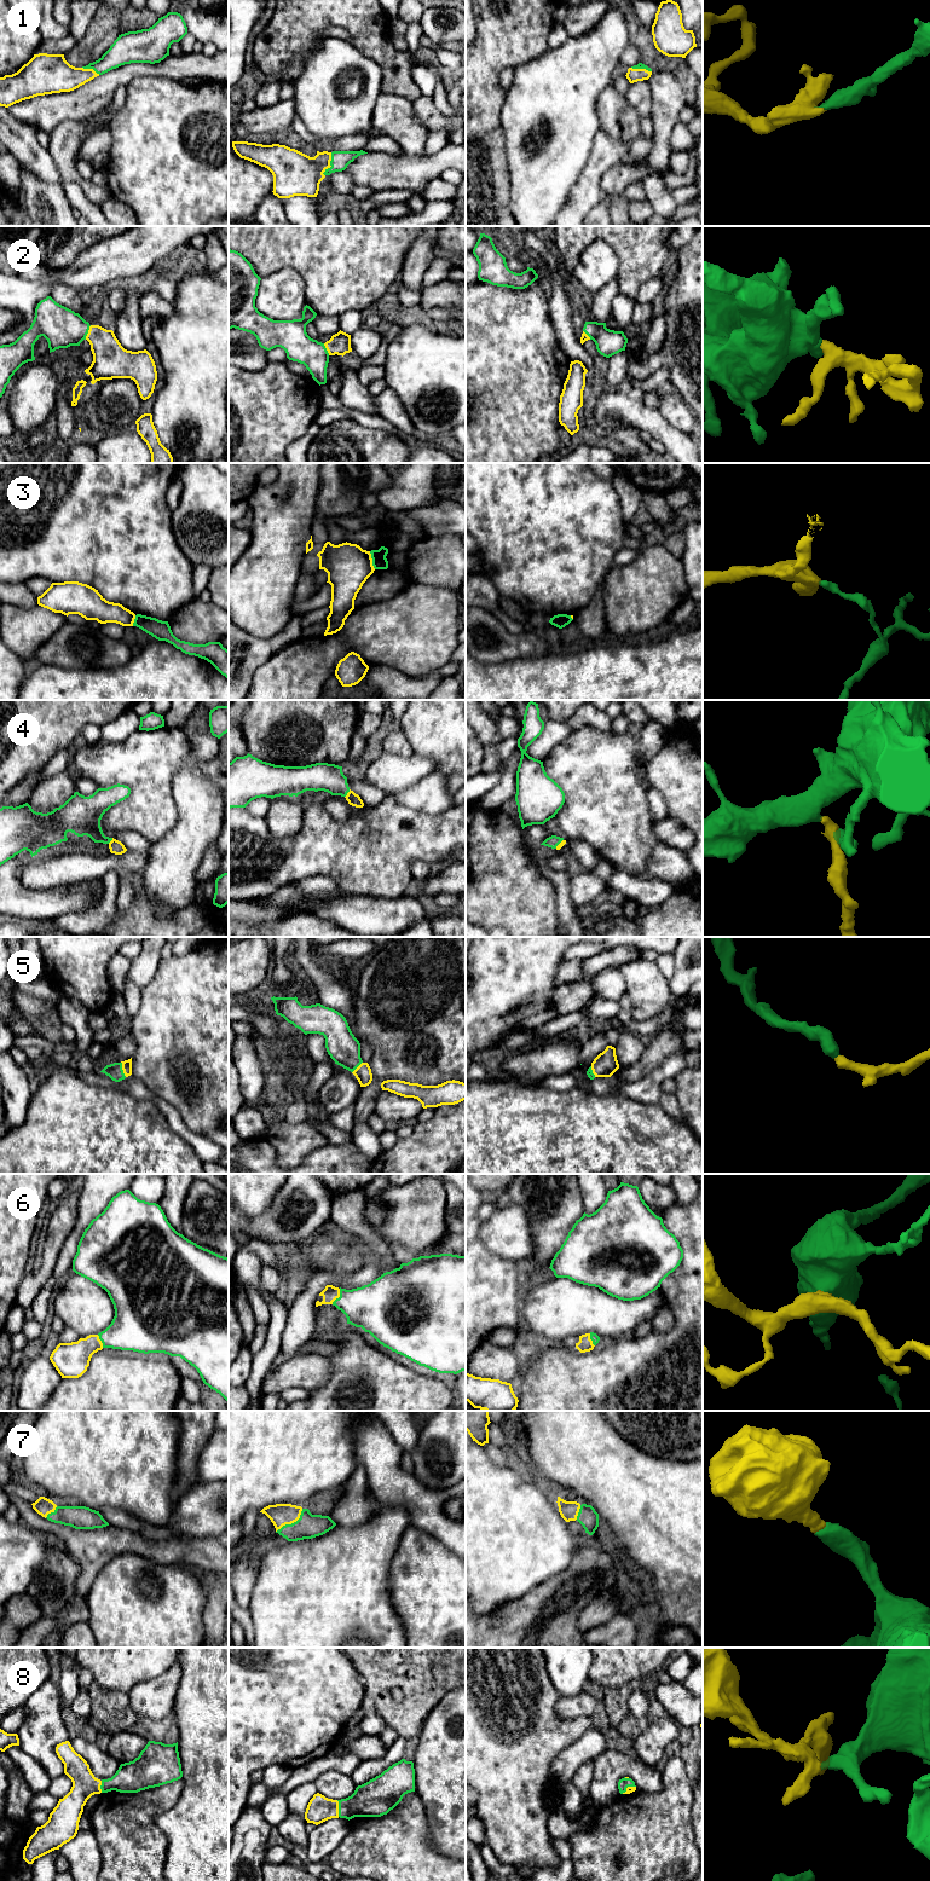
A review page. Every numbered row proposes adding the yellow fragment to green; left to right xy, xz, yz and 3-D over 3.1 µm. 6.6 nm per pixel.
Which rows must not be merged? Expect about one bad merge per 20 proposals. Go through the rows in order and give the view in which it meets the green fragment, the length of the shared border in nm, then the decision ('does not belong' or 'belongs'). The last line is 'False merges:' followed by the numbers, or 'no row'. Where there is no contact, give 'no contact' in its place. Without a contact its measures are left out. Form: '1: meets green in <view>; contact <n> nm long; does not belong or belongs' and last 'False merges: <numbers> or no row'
1: meets green in xz; contact 170 nm long; belongs
2: meets green in xy; contact 100 nm long; belongs
3: meets green in xz; contact 130 nm long; does not belong
4: meets green in xz; contact 70 nm long; belongs
5: meets green in xy; contact 110 nm long; belongs
6: meets green in xz; contact 120 nm long; belongs
7: meets green in xz; contact 240 nm long; belongs
8: meets green in xz; contact 110 nm long; belongs
False merges: 3

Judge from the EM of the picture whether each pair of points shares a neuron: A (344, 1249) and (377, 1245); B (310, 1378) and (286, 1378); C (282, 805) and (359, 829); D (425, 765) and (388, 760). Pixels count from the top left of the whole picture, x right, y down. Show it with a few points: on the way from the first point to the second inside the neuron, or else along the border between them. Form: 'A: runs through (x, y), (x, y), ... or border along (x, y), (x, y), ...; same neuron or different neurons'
A: border along (344, 1236), (356, 1238), (368, 1251); different neurons
B: runs through (304, 1378), (292, 1378); same neuron
C: border along (305, 808), (301, 827), (289, 837); different neurons
D: runs through (416, 765), (397, 765); same neuron

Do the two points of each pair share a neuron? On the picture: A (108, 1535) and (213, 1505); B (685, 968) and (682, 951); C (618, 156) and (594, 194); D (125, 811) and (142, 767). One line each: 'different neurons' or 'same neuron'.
A: different neurons
B: same neuron
C: same neuron
D: same neuron

